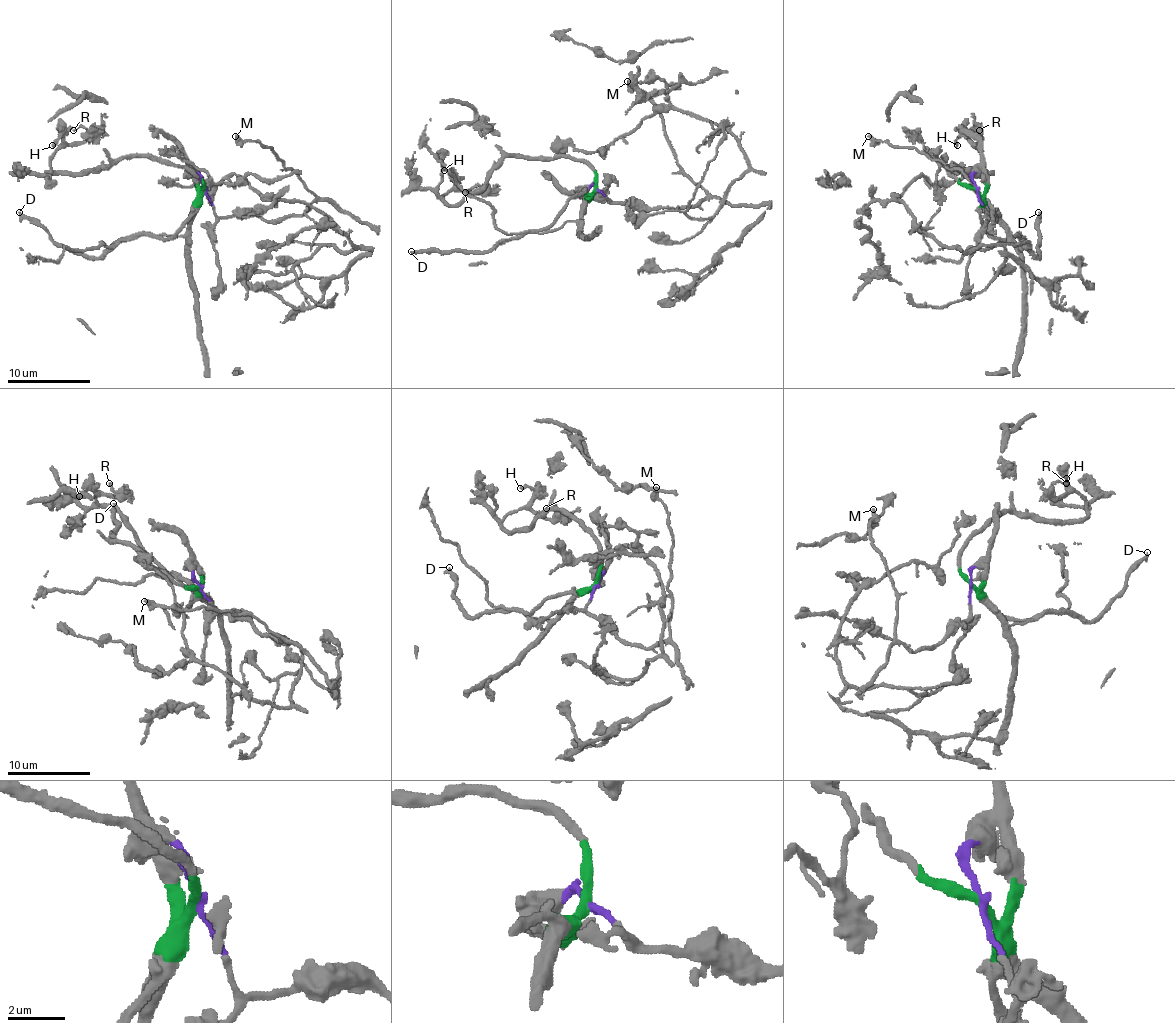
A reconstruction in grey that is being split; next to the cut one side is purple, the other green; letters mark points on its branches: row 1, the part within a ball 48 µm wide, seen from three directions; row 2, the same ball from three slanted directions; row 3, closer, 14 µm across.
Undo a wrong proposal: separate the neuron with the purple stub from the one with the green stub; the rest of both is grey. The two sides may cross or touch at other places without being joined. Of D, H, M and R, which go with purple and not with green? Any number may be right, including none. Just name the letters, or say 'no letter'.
M

